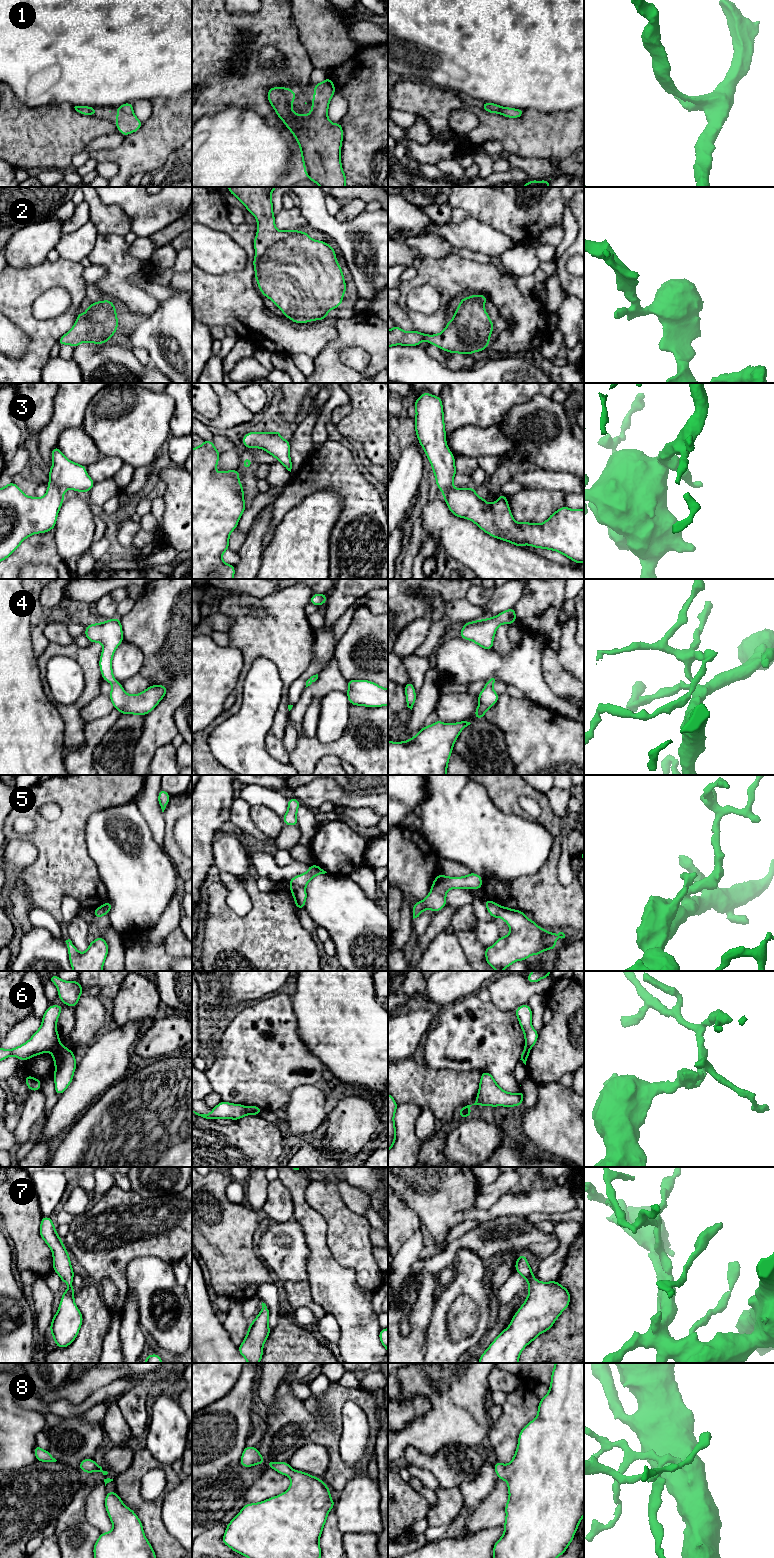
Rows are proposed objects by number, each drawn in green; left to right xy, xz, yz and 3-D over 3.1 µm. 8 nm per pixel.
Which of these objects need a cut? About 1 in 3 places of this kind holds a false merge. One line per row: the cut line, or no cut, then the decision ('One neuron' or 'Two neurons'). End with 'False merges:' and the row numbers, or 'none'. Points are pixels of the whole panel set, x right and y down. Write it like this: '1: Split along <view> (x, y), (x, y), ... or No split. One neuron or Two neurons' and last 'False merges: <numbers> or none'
1: No split. One neuron
2: No split. One neuron
3: No split. One neuron
4: No split. One neuron
5: Split along xz (291, 884), (304, 887). Two neurons
6: Split along xy (59, 1042), (50, 1050). Two neurons
7: No split. One neuron
8: No split. One neuron
False merges: 5, 6

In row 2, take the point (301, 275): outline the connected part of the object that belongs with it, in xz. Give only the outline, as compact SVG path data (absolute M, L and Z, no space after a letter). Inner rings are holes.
M228 187L249 212L257 219L256 249L253 266L255 278L262 294L295 323L308 323L327 318L330 310L343 302L346 284L332 246L311 239L299 230L279 231L275 227L271 193L277 187Z

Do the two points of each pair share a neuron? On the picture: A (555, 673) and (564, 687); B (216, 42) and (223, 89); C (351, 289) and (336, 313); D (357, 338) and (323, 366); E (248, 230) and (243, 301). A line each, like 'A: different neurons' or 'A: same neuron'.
A: same neuron
B: same neuron
C: same neuron
D: same neuron
E: same neuron

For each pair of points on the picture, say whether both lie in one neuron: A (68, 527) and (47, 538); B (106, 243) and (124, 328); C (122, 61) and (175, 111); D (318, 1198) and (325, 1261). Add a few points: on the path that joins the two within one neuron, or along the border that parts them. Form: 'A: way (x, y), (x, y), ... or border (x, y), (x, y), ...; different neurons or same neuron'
A: border (54, 528), (54, 543), (60, 557); different neurons
B: border (128, 312), (148, 316); different neurons
C: border (181, 94), (176, 98), (154, 97), (151, 100); different neurons
D: border (305, 1197), (305, 1200), (324, 1219), (328, 1231); different neurons

